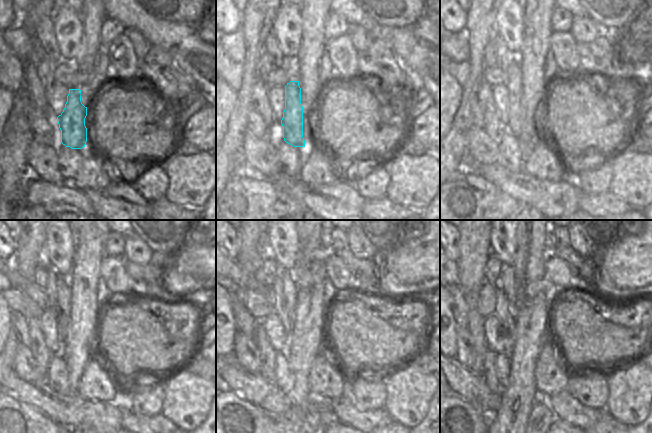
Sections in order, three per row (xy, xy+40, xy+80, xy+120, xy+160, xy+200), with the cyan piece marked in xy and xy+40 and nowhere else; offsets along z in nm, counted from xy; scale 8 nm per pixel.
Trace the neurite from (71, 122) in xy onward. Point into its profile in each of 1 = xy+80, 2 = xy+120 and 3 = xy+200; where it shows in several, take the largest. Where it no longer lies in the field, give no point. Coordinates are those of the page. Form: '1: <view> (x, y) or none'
1: xy+80 (514, 86)
2: xy+120 (64, 305)
3: xy+200 (506, 282)

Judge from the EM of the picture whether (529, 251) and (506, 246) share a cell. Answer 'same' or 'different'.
different

